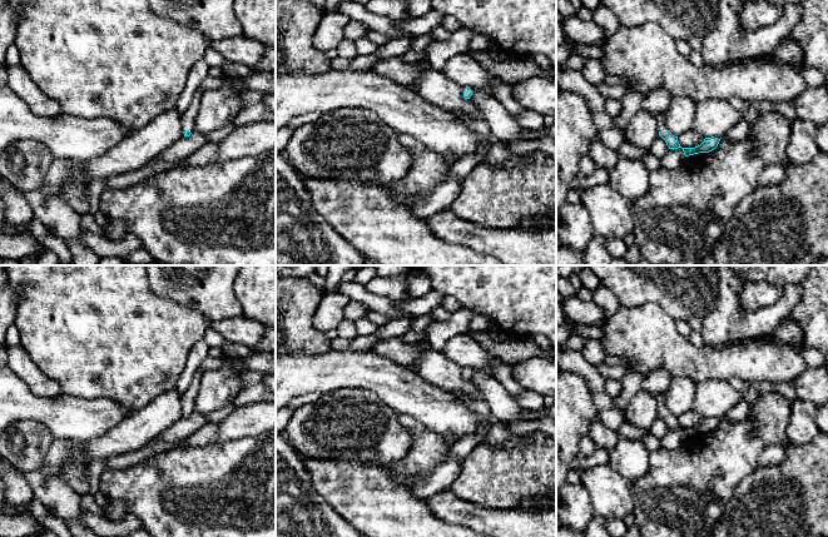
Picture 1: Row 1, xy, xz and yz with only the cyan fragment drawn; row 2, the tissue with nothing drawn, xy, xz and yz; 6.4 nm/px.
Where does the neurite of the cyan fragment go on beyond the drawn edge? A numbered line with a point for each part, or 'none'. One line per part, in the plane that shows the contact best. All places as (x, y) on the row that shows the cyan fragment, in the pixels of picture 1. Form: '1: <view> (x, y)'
1: xy (188, 118)

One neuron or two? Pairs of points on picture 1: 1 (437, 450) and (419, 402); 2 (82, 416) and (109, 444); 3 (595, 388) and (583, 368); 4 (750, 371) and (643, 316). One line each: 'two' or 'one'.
1: two
2: two
3: one
4: one

